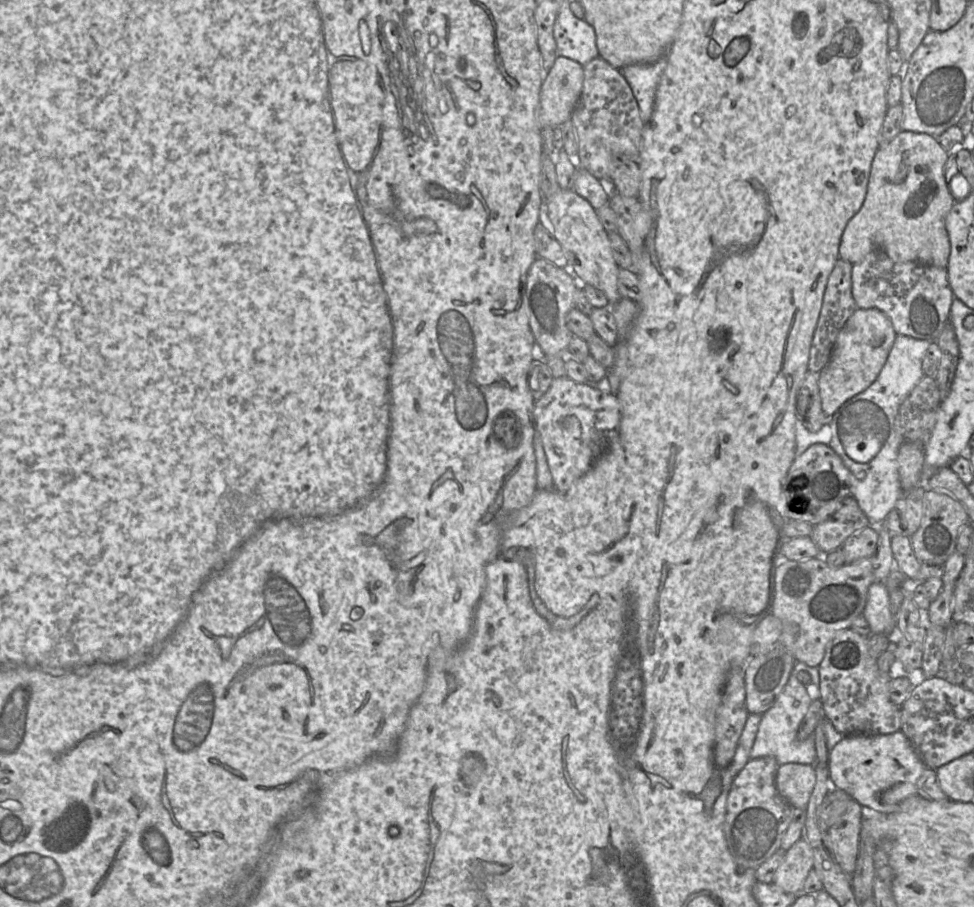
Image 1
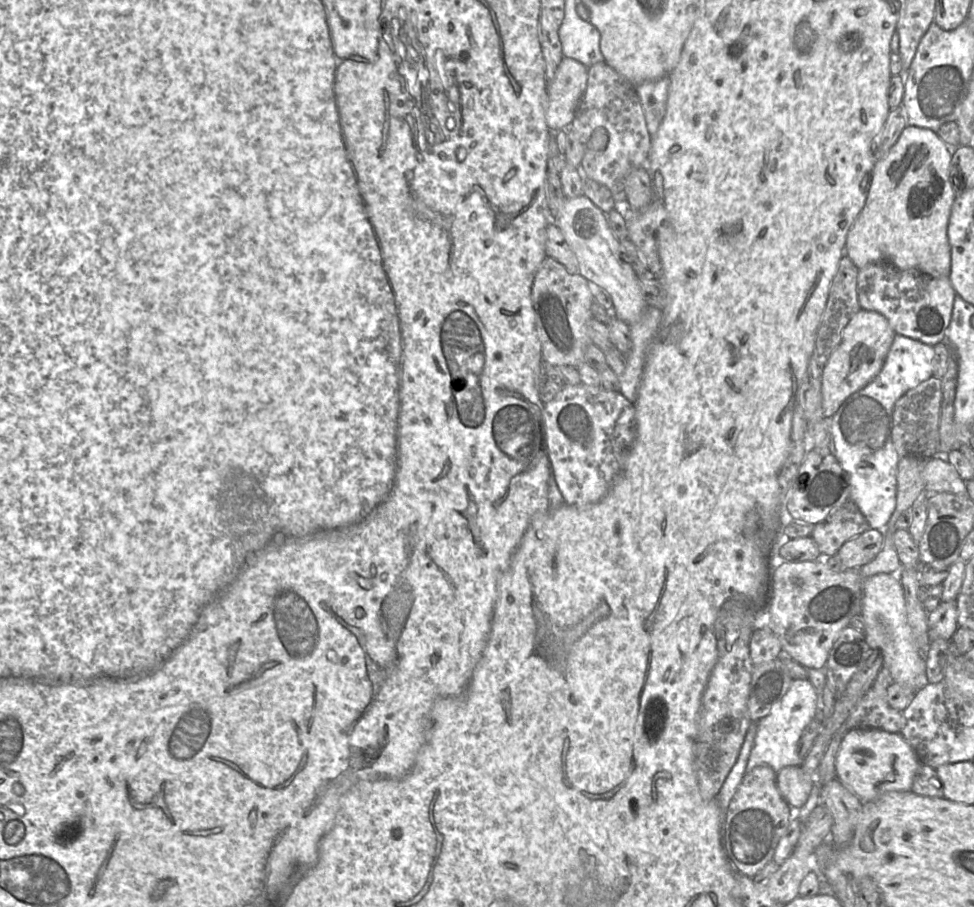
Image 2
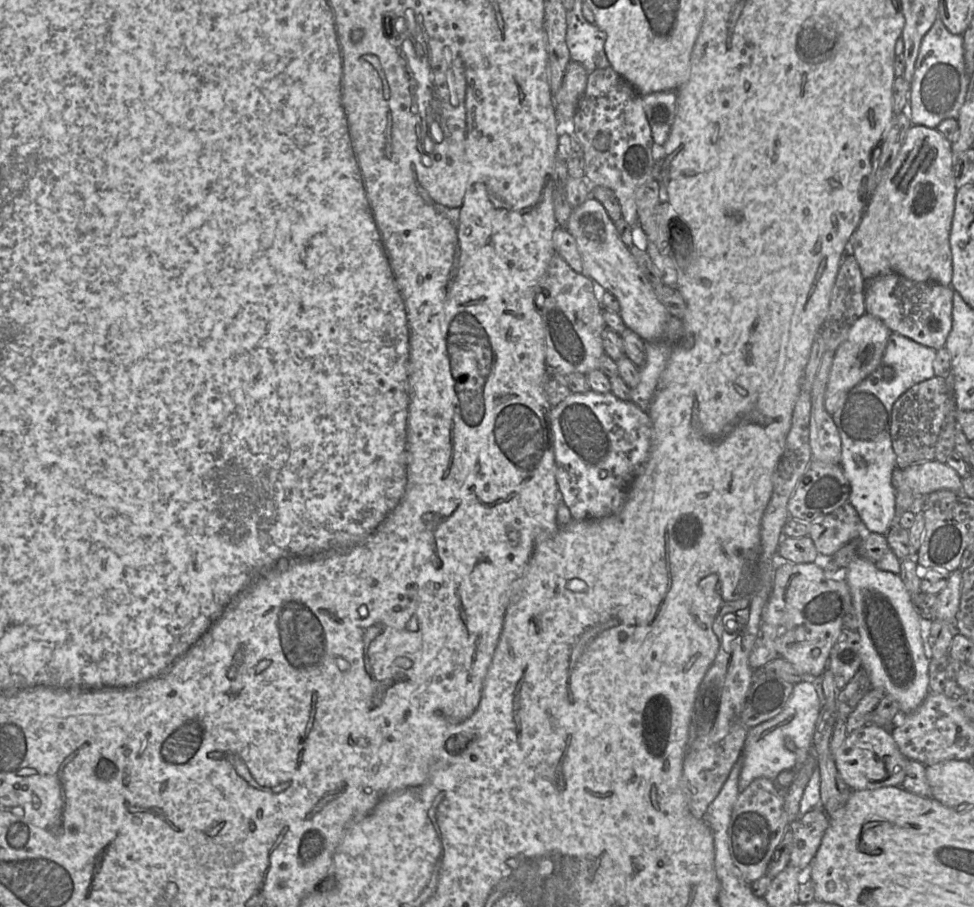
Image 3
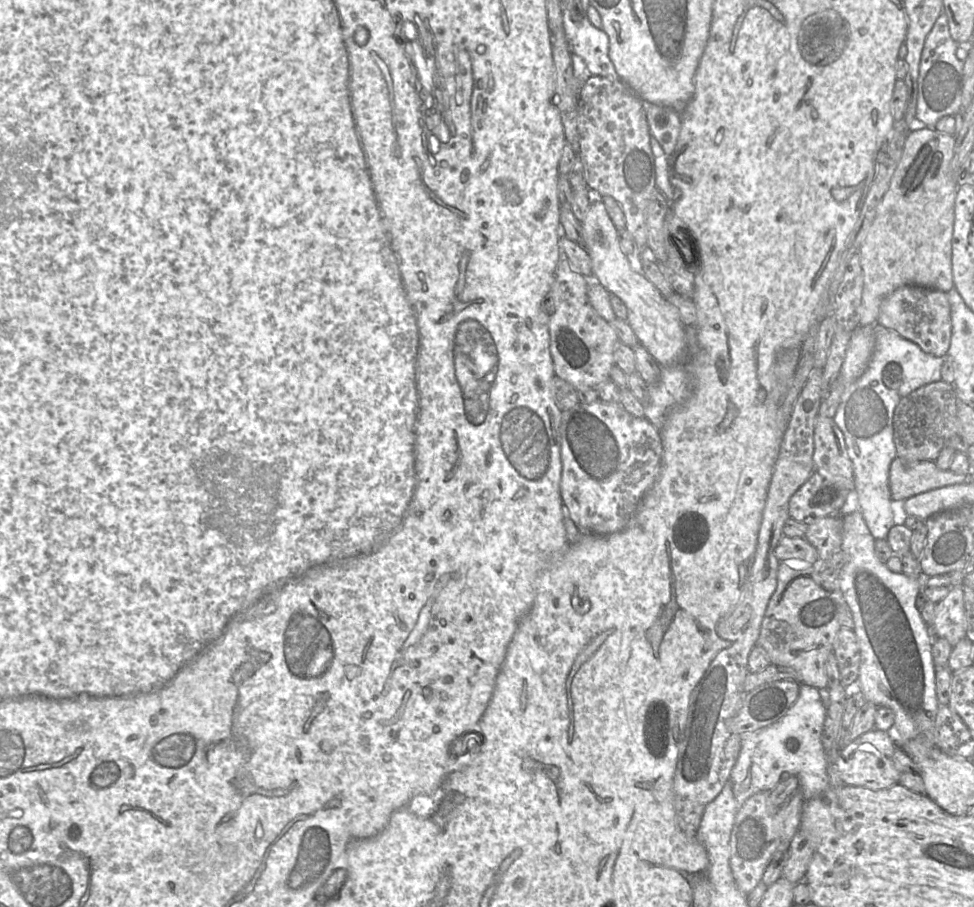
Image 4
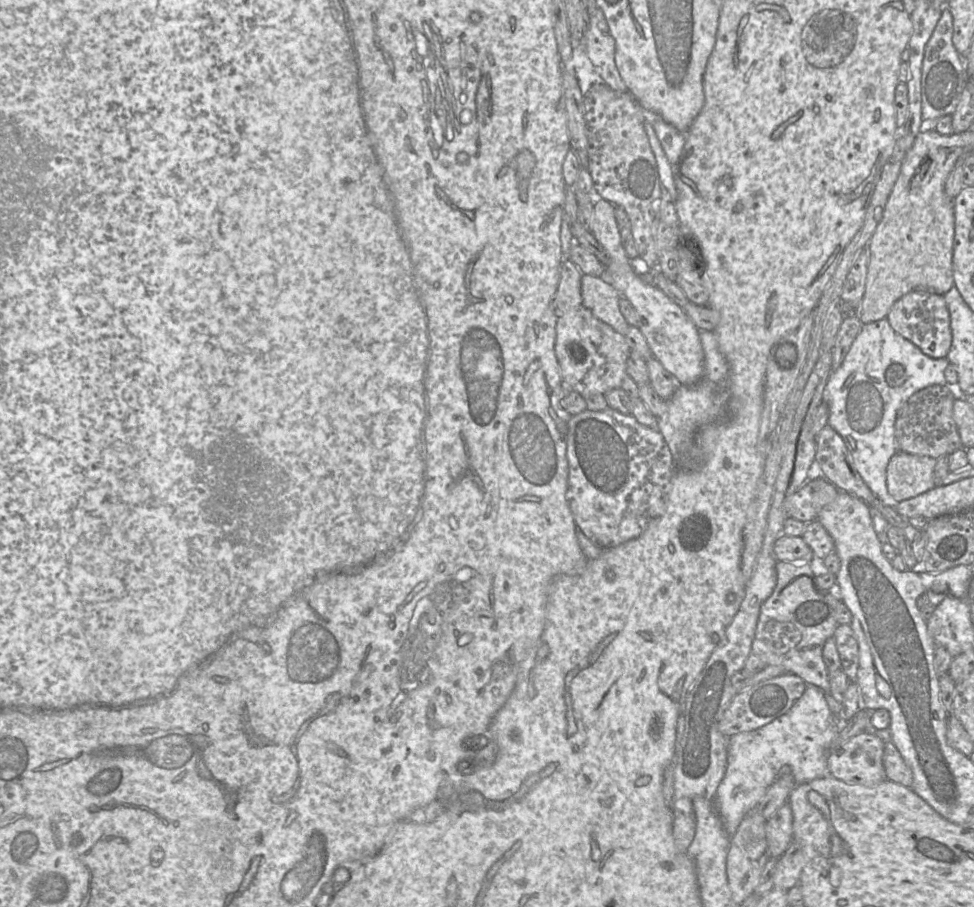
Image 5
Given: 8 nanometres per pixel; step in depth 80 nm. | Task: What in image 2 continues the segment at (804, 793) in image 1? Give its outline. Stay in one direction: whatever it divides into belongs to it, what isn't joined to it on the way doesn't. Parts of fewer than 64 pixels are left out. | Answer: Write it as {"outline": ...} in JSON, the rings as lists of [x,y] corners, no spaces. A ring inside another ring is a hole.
{"outline":[[[787,766],[776,774],[781,796],[795,811],[806,803],[814,784],[814,774],[804,772],[801,766]]]}

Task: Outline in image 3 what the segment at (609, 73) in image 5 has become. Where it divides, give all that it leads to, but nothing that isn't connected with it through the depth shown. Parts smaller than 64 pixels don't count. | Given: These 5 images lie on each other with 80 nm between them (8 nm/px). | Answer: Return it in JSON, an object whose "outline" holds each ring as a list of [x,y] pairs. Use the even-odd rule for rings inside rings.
{"outline":[[[575,1],[571,10],[567,14],[566,42],[572,61],[579,62],[587,71],[593,72],[597,69],[611,67],[605,54],[606,34],[596,25],[590,24],[583,16],[580,1]]]}

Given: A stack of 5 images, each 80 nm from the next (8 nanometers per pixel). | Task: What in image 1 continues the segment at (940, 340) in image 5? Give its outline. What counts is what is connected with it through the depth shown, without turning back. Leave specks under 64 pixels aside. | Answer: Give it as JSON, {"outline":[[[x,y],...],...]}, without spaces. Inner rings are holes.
{"outline":[[[873,250],[852,267],[852,295],[858,308],[876,308],[891,321],[896,334],[935,342],[949,320],[954,298],[946,268],[922,265],[916,262],[896,263],[882,250]]]}

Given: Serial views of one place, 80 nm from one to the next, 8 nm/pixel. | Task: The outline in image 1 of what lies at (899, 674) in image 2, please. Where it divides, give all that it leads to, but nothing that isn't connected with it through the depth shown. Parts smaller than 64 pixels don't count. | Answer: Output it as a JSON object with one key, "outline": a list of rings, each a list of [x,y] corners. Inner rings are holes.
{"outline":[[[883,582],[869,586],[863,616],[868,621],[873,634],[893,635],[896,615],[891,611],[889,593]]]}

